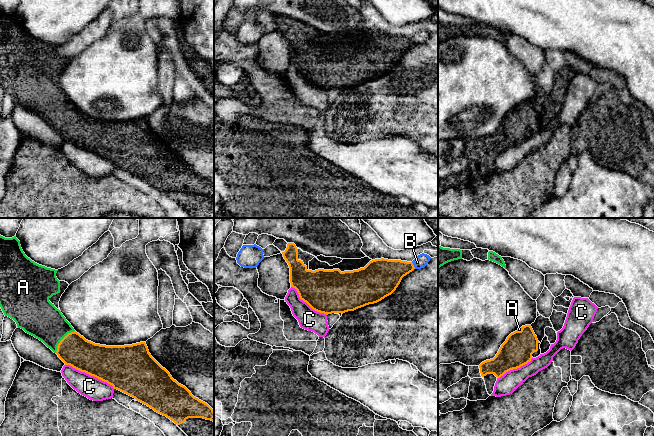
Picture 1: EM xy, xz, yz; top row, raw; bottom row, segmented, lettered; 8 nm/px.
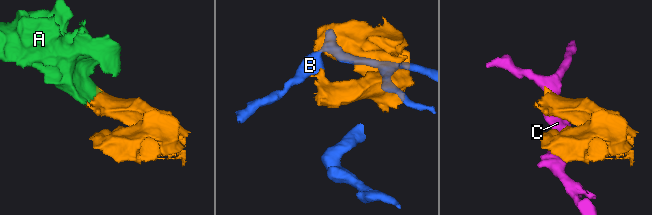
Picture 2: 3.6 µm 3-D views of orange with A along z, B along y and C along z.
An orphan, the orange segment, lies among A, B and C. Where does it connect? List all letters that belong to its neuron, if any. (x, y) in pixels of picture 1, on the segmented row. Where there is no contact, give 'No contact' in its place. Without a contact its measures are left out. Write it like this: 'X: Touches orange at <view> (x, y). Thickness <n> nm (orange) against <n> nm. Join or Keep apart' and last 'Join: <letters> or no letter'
A: Touches orange at xy (61, 340). Thickness 260 nm (orange) against 300 nm. Join
B: Touches orange at xz (413, 265). Thickness 260 nm (orange) against 100 nm. Keep apart
C: Touches orange at xy (90, 374). Thickness 340 nm (orange) against 180 nm. Keep apart
Join: A

